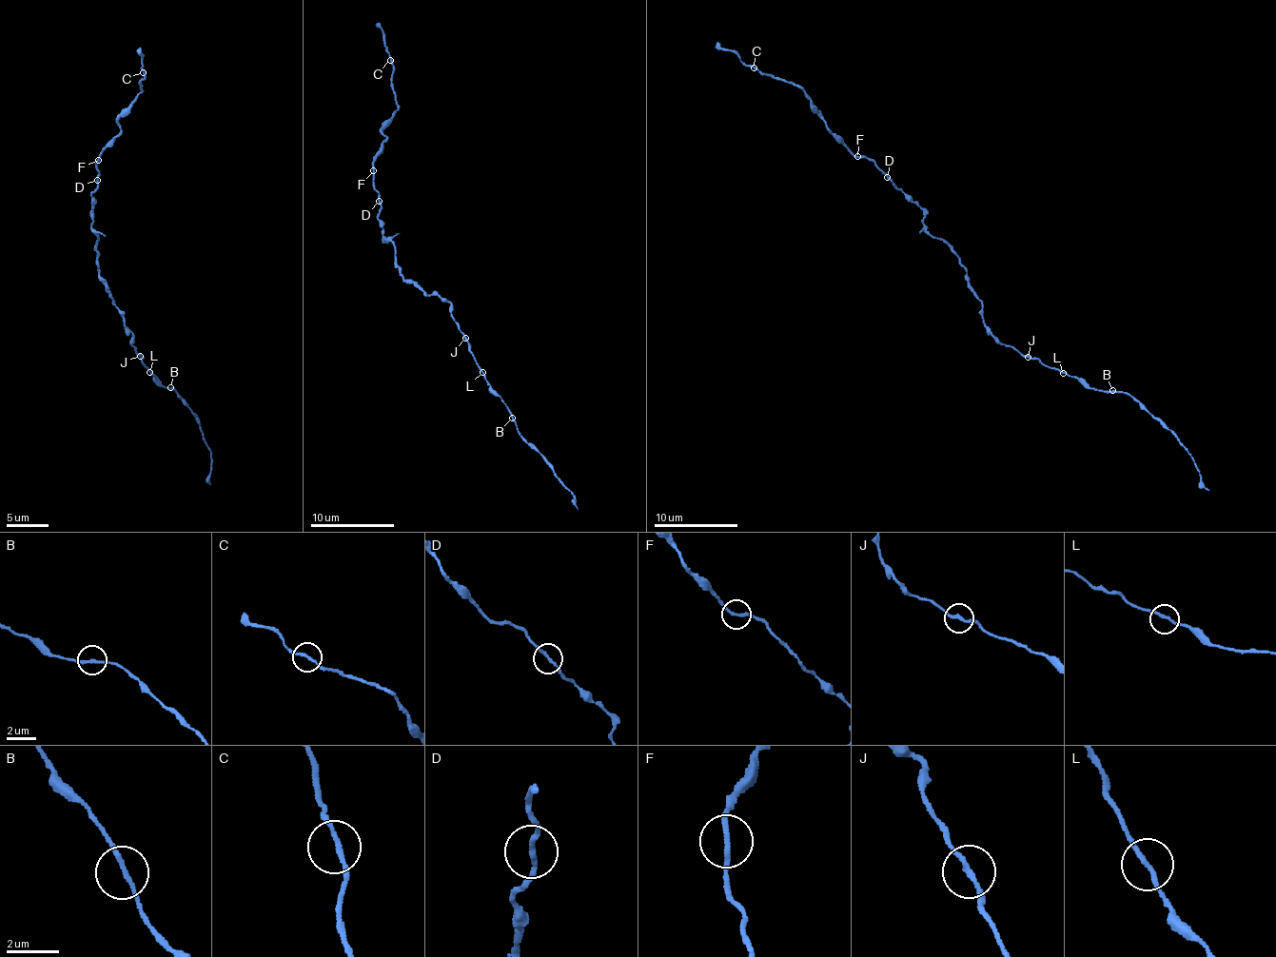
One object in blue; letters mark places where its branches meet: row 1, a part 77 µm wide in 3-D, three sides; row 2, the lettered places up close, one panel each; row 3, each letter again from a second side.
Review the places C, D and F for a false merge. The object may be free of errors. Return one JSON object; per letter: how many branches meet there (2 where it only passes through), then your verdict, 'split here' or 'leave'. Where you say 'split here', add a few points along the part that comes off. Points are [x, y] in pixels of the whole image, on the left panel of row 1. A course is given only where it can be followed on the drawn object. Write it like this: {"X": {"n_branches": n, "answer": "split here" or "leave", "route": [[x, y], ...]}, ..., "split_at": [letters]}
{"C": {"n_branches": 2, "answer": "leave"}, "D": {"n_branches": 2, "answer": "split here", "route": [[96, 181], [91, 211], [100, 282], [154, 378], [192, 412], [208, 447], [209, 484]]}, "F": {"n_branches": 2, "answer": "leave"}, "split_at": ["D"]}

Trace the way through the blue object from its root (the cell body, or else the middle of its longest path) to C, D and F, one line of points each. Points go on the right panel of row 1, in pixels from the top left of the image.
C: (965, 274), (960, 257), (927, 229), (924, 213), (872, 161), (854, 156), (839, 142), (799, 86), (754, 68)
D: (965, 274), (960, 257), (927, 229), (924, 213), (886, 177)
F: (965, 274), (960, 257), (927, 229), (924, 213), (872, 161), (857, 156)

